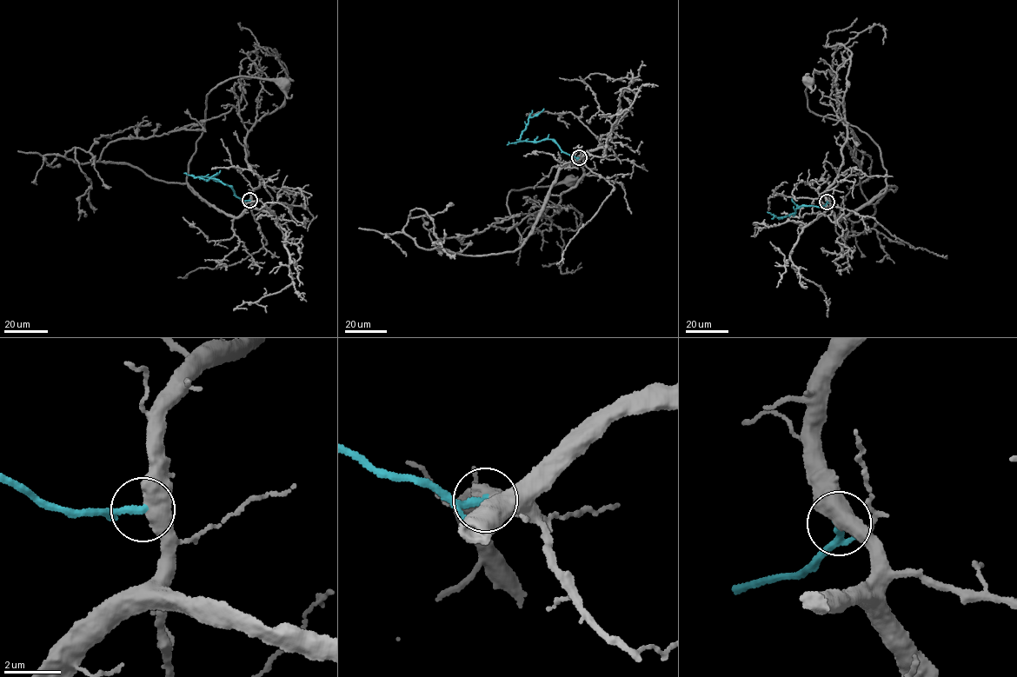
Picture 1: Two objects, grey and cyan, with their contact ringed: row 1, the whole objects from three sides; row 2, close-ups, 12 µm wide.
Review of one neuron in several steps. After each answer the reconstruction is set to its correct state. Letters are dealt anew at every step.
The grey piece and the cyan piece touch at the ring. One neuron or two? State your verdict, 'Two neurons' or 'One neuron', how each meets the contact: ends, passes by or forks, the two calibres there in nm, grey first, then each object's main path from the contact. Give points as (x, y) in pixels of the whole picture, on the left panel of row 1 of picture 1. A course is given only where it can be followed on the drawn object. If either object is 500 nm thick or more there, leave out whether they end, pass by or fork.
Two neurons. Thickness 550 nm (grey) against 240 nm. Course of grey: (249, 200), (238, 216), (229, 215), (187, 182), (204, 130), (206, 96), (241, 76), (283, 83). Course of cyan: (249, 200), (236, 197), (228, 185), (210, 178), (197, 177), (215, 178), (225, 184)

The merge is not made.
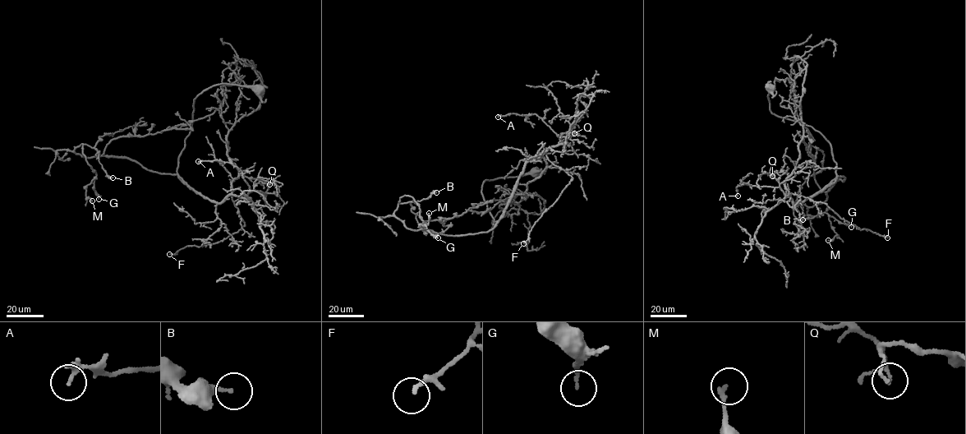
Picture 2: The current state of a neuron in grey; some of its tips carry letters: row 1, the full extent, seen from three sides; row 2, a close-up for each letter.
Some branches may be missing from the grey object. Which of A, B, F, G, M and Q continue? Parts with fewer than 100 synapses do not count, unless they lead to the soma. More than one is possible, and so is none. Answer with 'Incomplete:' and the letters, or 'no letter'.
Incomplete: no letter

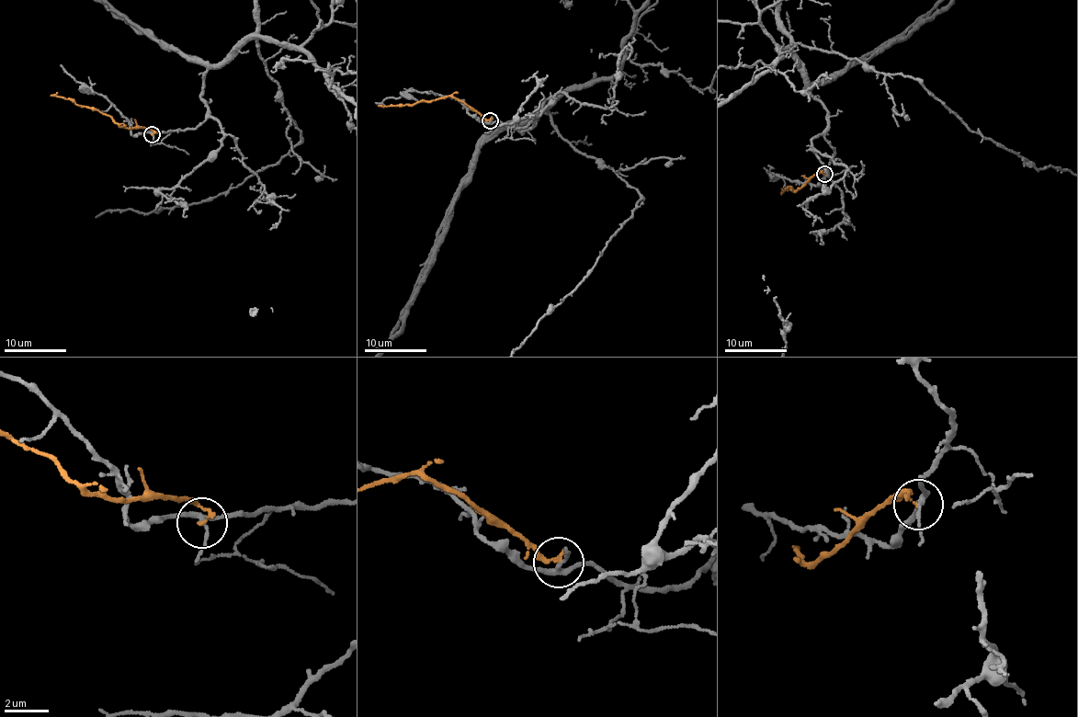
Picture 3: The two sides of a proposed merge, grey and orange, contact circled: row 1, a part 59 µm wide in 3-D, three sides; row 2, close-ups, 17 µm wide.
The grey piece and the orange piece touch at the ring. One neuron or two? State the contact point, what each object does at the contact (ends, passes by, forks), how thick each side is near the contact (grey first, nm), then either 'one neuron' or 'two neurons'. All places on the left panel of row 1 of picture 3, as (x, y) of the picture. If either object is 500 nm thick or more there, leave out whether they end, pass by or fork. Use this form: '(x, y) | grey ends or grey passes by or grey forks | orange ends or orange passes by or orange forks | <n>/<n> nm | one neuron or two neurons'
(152, 134) | grey forks | orange ends | 190/130 nm | two neurons

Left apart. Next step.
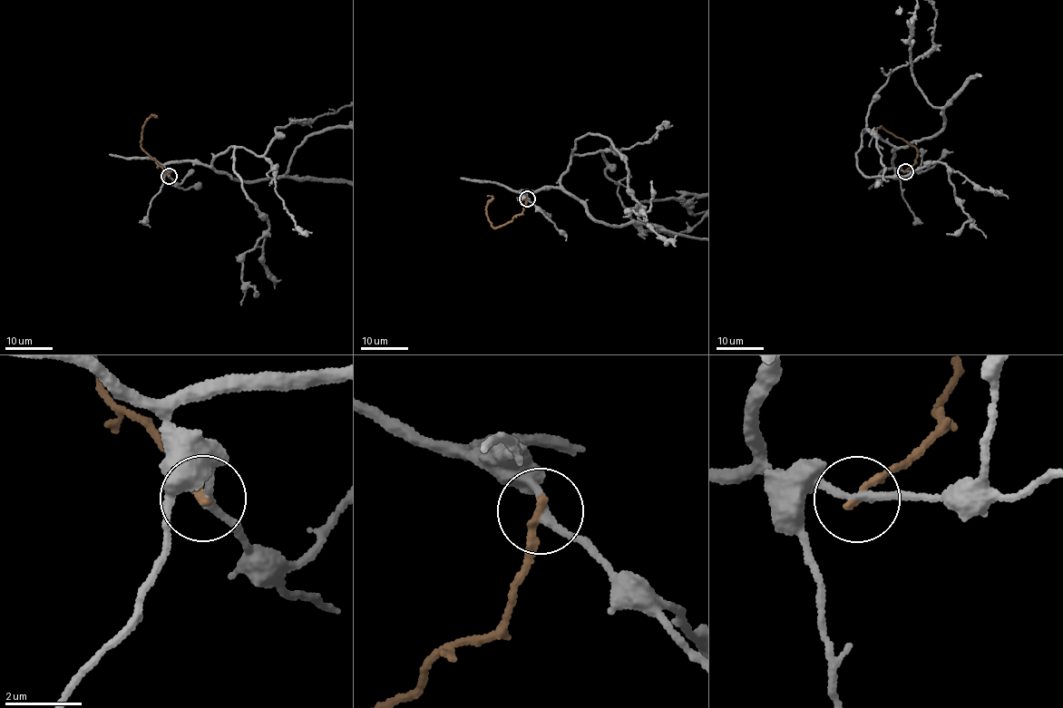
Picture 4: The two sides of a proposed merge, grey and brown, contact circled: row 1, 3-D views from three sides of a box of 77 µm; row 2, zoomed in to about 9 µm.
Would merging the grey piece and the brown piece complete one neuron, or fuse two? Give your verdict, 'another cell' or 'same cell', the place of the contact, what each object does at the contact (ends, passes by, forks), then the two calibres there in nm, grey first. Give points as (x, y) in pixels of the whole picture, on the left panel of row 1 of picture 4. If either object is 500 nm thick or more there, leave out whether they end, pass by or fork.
another cell; at (169, 176); grey passes by; brown ends there; 190 nm thick on the grey side, 240 nm on the other

